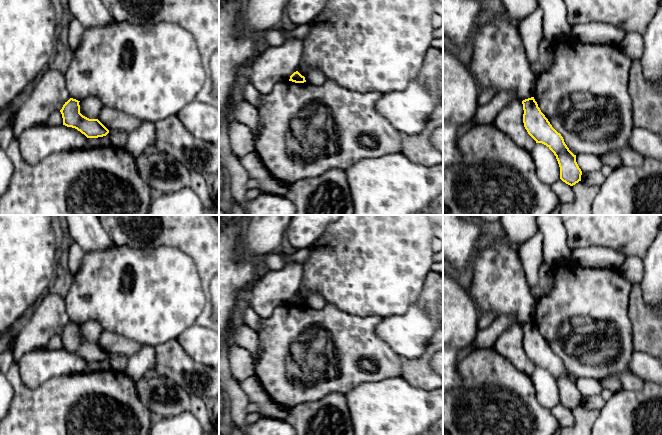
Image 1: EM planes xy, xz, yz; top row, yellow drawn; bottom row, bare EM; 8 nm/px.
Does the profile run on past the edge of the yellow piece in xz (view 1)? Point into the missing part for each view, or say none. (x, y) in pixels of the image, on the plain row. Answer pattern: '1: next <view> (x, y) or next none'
1: next none

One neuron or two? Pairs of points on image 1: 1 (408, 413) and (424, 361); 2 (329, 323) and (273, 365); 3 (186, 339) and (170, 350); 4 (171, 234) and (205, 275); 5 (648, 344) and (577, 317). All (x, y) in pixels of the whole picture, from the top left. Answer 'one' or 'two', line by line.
1: two
2: one
3: two
4: one
5: two

